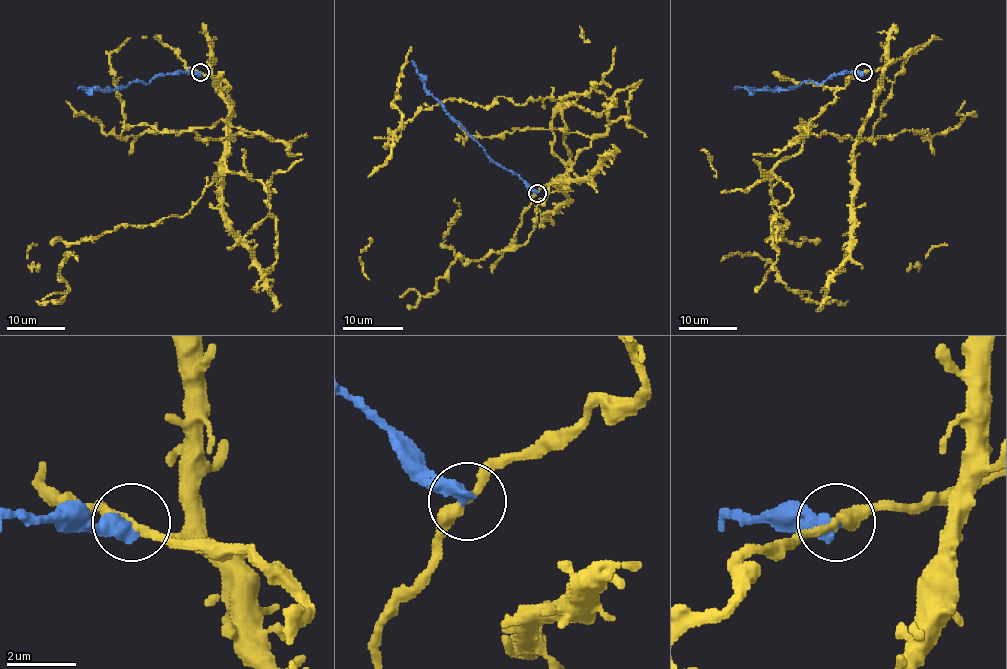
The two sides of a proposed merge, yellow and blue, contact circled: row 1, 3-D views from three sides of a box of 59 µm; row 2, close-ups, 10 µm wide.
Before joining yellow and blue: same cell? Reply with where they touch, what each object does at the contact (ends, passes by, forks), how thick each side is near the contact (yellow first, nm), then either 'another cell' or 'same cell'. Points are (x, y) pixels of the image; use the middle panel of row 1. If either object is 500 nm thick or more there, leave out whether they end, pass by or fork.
place (537, 193); yellow passes by; blue ends; calibres 320 and 480 nm; another cell

